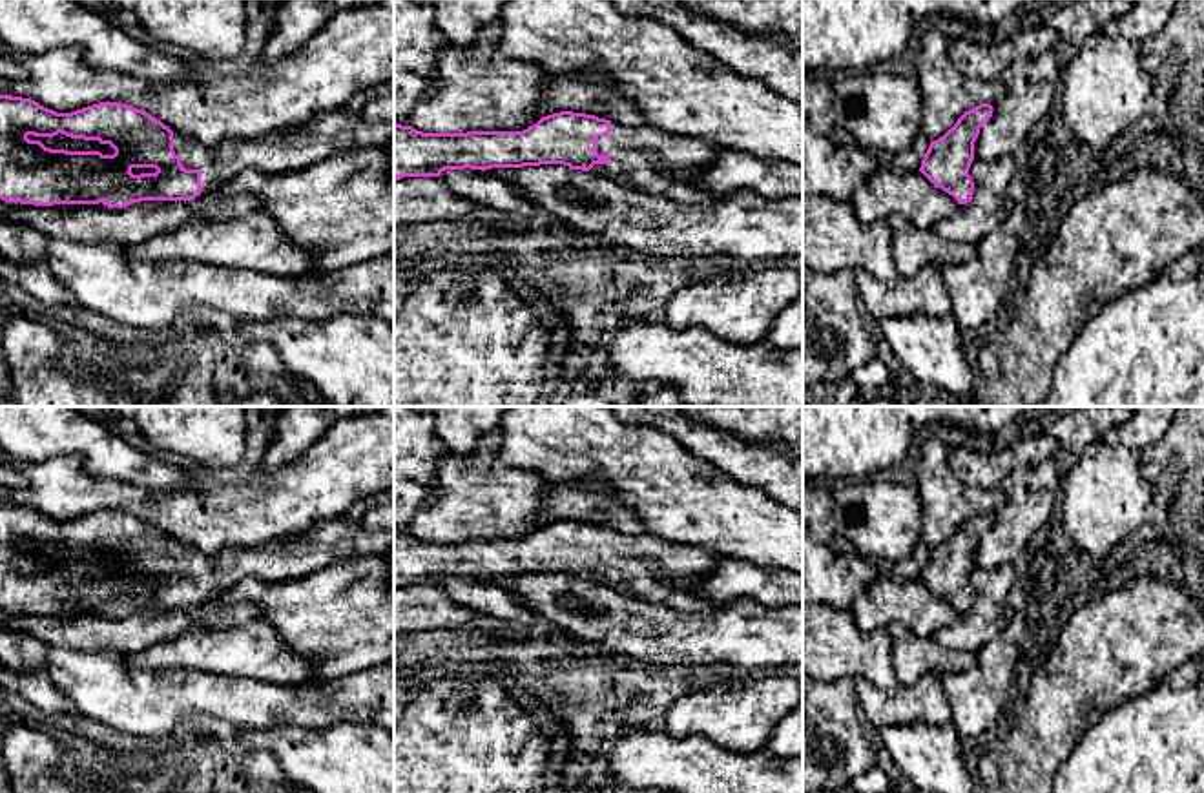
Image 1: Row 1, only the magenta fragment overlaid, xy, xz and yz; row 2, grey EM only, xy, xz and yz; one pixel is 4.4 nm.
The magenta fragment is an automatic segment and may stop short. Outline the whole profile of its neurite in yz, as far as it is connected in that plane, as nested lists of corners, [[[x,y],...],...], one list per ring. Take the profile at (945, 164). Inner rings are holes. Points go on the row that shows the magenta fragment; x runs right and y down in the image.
[[[991,104],[965,111],[938,140],[932,140],[919,171],[936,186],[952,195],[958,204],[972,201],[974,182],[969,168],[974,160],[974,142],[980,128],[992,117]]]

